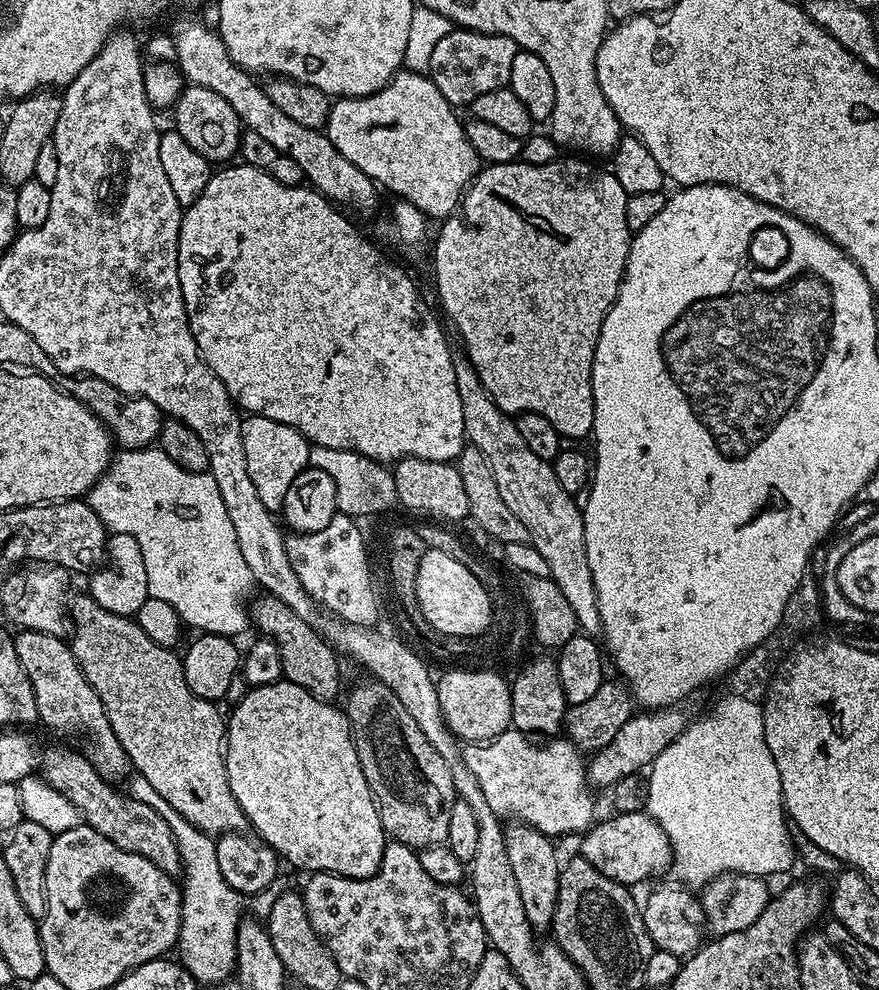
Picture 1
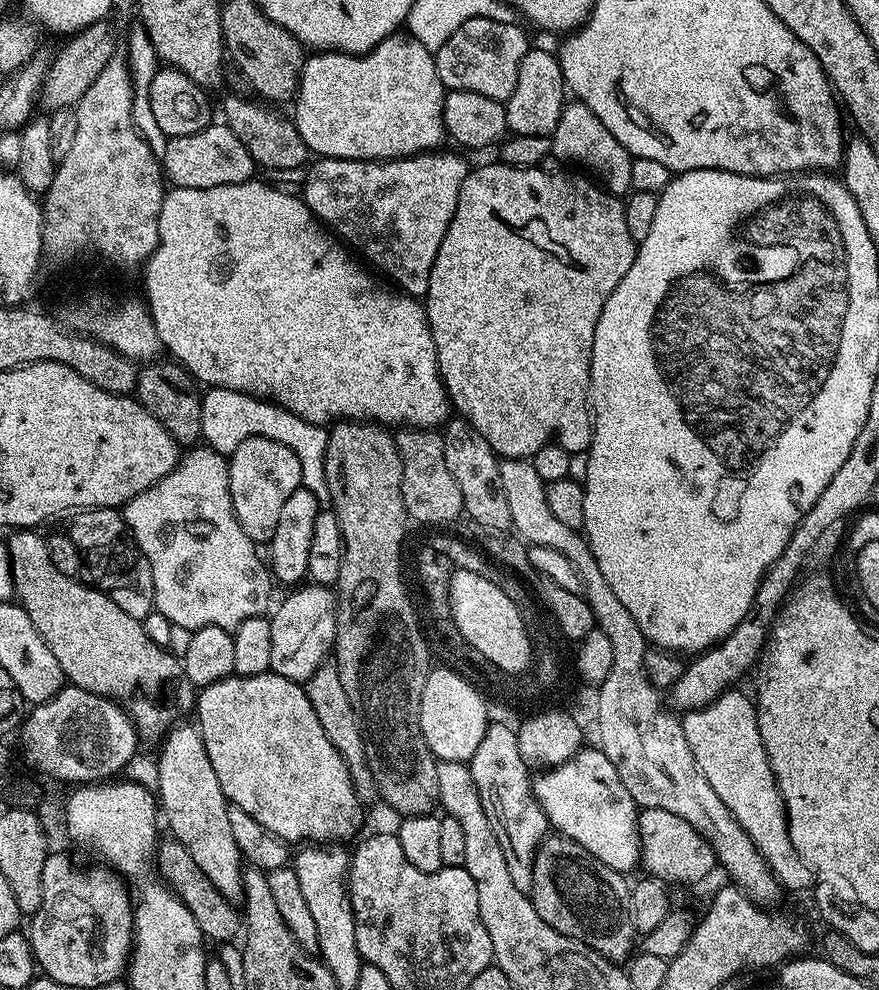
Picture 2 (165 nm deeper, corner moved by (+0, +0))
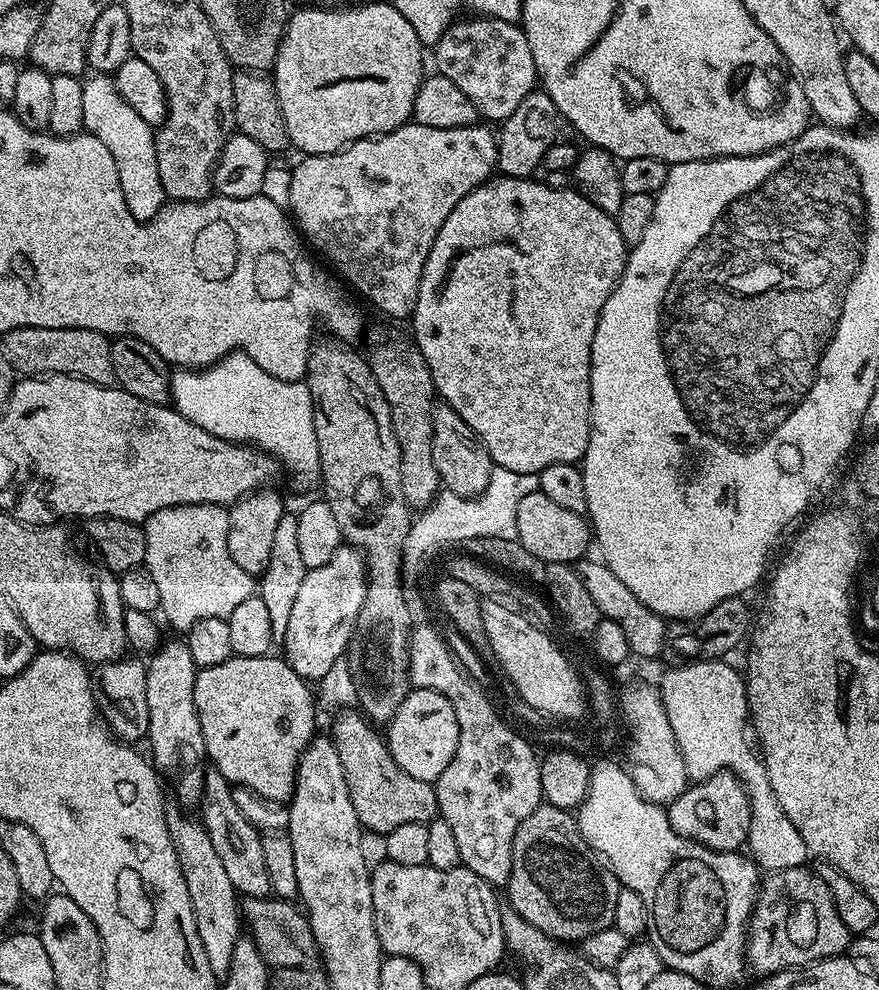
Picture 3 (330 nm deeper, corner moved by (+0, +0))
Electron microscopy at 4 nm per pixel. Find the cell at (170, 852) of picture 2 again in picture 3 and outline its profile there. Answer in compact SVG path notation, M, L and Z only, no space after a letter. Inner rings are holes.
M244 896L240 900L240 915L243 923L247 927L248 924L252 927L250 939L258 946L269 969L302 968L311 965L315 961L312 959L317 959L318 949L316 938L312 933L312 923L293 901L263 896Z

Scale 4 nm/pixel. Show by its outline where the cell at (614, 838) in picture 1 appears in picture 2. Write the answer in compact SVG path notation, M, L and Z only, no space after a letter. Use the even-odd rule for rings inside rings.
M646 808L639 813L640 830L640 864L645 873L665 882L673 880L676 884L696 884L704 880L712 871L717 871L716 851L702 834L686 822L686 818L678 818L678 814L670 814L670 810Z

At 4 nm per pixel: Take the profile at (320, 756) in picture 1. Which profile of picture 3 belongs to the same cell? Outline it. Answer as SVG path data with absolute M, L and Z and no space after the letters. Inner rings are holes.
M276 654L266 656L233 655L218 666L197 671L194 682L194 706L198 710L198 722L202 726L204 751L211 767L220 772L234 786L249 788L267 800L279 804L291 801L296 788L298 762L306 746L317 735L317 701L309 681L302 679L288 665L287 660Z

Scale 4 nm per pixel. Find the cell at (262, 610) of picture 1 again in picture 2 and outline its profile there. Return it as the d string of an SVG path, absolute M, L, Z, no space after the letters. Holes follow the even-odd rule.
M325 662L314 670L314 674L309 677L303 685L303 690L310 698L310 706L314 706L314 714L318 714L318 722L322 722L322 730L326 730L326 738L342 754L342 762L346 762L346 770L352 779L354 790L362 802L376 800L378 793L376 783L370 774L370 766L366 762L366 750L364 749L364 739L360 733L360 723L350 706L350 698L346 690L342 687L342 678L338 678L338 670L335 663Z

